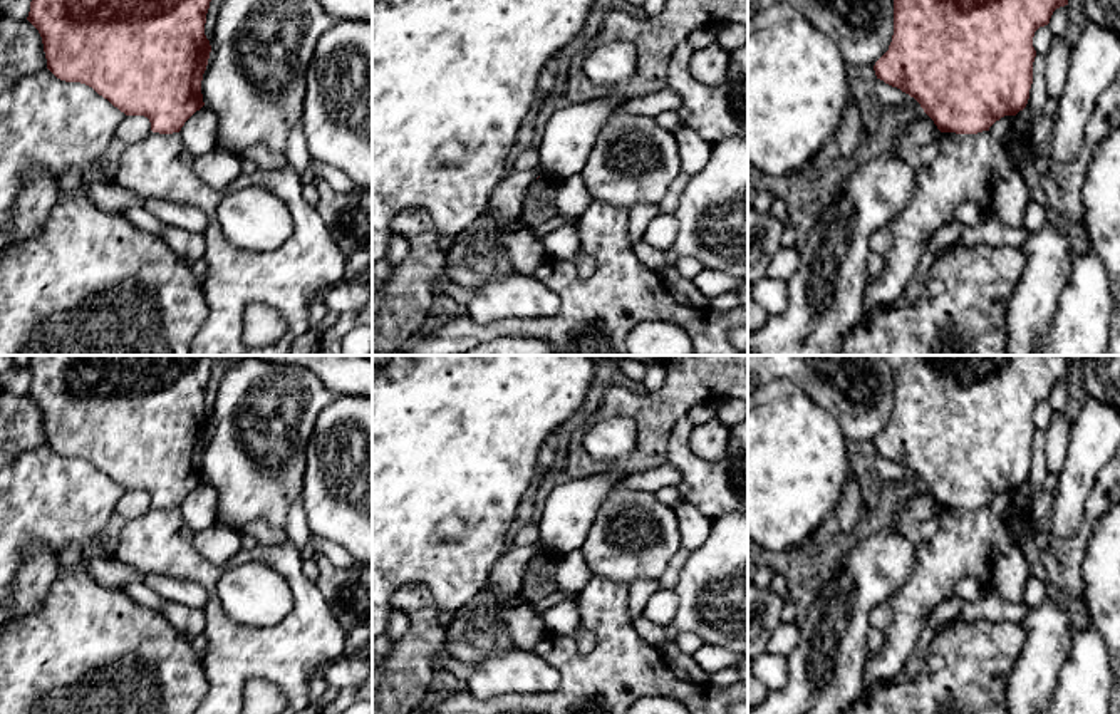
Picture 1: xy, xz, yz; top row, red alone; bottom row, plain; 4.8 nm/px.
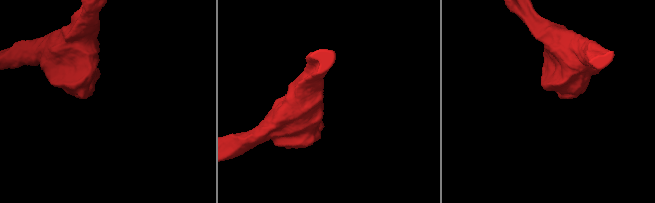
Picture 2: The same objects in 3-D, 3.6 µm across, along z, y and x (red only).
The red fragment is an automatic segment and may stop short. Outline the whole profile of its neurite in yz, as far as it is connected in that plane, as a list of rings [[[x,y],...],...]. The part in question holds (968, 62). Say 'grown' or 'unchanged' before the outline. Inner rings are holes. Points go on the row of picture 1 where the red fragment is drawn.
unchanged; [[[894,0],[894,35],[889,50],[874,65],[875,75],[885,84],[914,97],[941,132],[977,134],[989,131],[1001,117],[1016,116],[1026,107],[1036,57],[1033,47],[1034,32],[1048,25],[1053,12],[1065,5],[1068,5],[1068,0]]]

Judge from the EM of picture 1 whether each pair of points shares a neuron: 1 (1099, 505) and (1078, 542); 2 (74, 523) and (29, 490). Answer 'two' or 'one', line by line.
1: one
2: one

